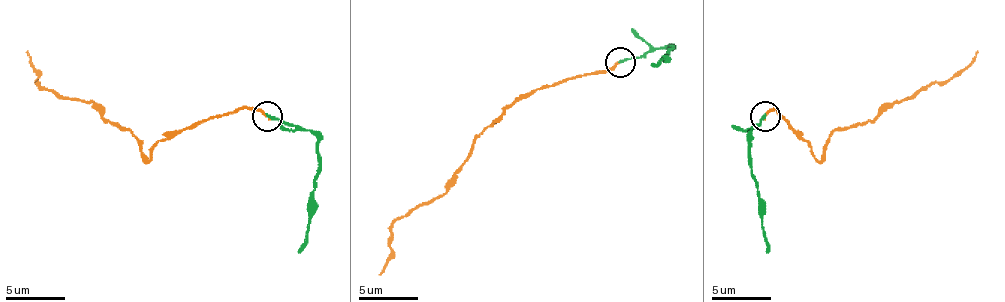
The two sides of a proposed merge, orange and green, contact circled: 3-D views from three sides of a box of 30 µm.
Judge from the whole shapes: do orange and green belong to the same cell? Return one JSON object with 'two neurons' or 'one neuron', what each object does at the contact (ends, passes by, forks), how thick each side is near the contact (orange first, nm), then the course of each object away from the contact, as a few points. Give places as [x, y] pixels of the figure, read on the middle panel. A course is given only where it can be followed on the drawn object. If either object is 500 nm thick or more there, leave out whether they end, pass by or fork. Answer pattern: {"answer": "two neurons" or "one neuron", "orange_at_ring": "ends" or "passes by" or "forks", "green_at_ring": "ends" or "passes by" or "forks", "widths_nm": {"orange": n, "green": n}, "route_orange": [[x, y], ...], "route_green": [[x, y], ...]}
{"answer": "one neuron", "orange_at_ring": "ends", "green_at_ring": "ends", "widths_nm": {"orange": 170, "green": 160}, "route_orange": [[621, 62], [597, 74], [558, 80], [513, 101], [483, 131], [447, 191], [393, 224], [381, 275]], "route_green": [[621, 62], [662, 47], [671, 47], [659, 62], [650, 65]]}

